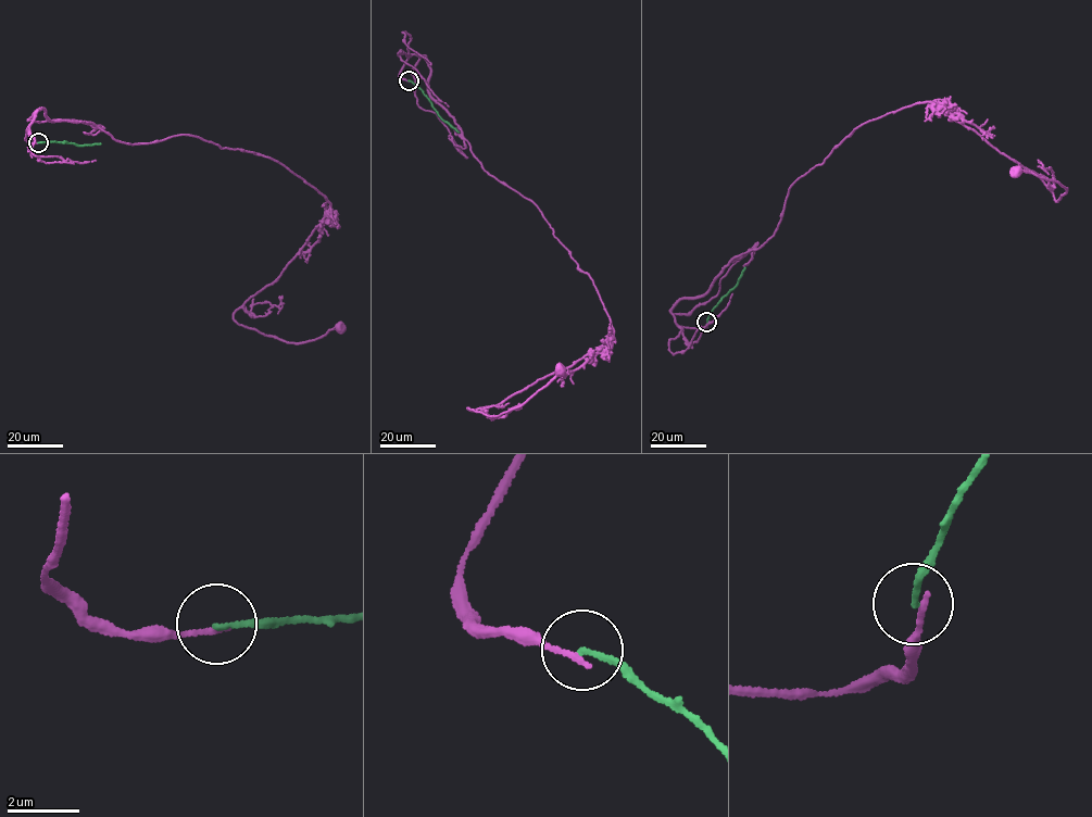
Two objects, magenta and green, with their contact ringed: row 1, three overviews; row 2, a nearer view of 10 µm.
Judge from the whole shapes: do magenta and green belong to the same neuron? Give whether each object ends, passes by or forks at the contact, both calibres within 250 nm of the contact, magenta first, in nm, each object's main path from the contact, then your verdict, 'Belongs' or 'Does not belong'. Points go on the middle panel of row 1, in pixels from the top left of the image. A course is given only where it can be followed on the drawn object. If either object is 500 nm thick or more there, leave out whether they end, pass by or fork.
At the ring magenta ends. At the ring green ends. Thickness 160 nm (magenta) against 140 nm. Course of magenta: (408, 80), (424, 57), (429, 95), (537, 206), (613, 328), (467, 407), (498, 415), (560, 371). Course of green: (409, 80), (423, 91), (439, 116), (459, 132). Does not belong

